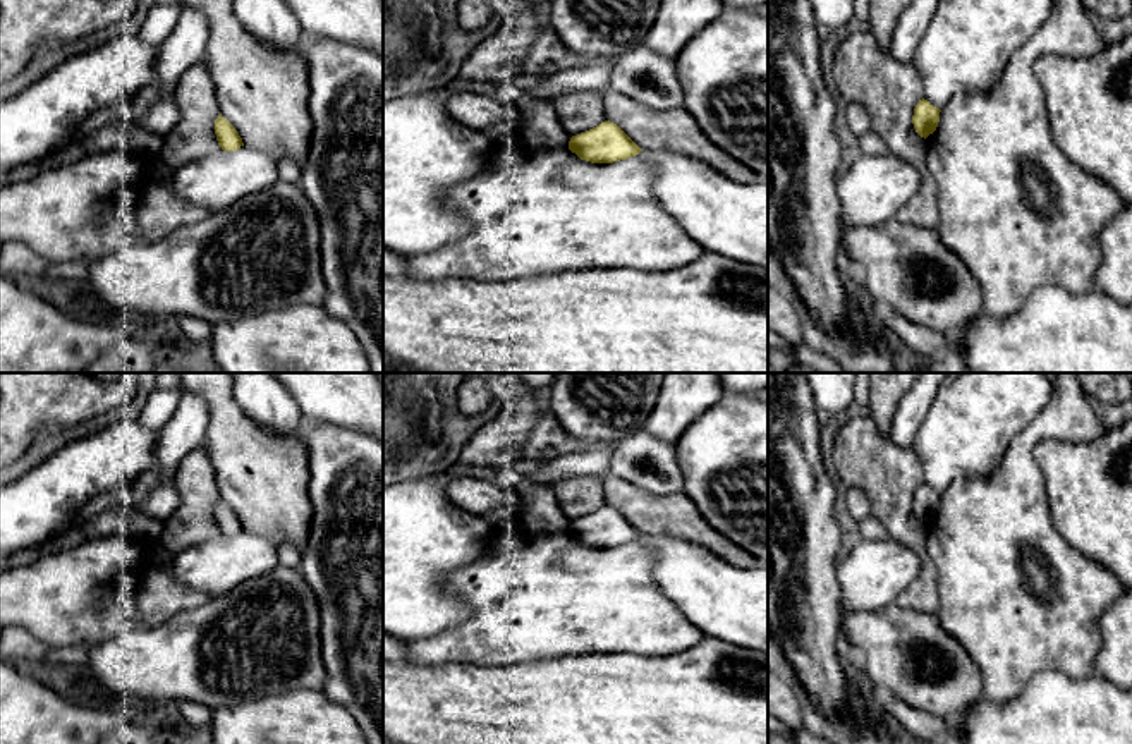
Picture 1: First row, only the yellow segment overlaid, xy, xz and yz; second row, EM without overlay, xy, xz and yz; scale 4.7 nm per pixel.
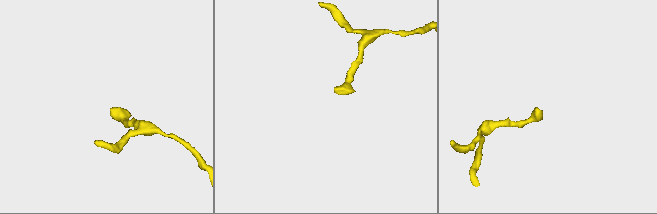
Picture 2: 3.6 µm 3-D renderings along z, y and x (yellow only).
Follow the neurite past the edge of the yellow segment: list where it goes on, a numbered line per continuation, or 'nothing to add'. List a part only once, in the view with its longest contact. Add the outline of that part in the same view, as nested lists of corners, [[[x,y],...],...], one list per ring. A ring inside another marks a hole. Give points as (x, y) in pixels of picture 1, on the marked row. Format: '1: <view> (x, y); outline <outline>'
nothing to add

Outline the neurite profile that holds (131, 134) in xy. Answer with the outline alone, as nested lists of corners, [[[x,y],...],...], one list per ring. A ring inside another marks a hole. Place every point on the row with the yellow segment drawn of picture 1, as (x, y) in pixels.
[[[119,122],[96,129],[79,143],[58,153],[45,155],[36,162],[31,172],[55,168],[82,156],[112,151],[122,146],[127,146],[136,155],[149,160],[158,156],[163,143],[163,136],[143,129],[139,122]]]

